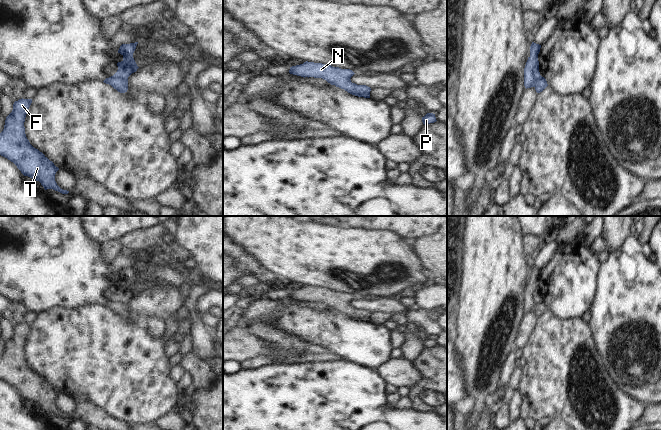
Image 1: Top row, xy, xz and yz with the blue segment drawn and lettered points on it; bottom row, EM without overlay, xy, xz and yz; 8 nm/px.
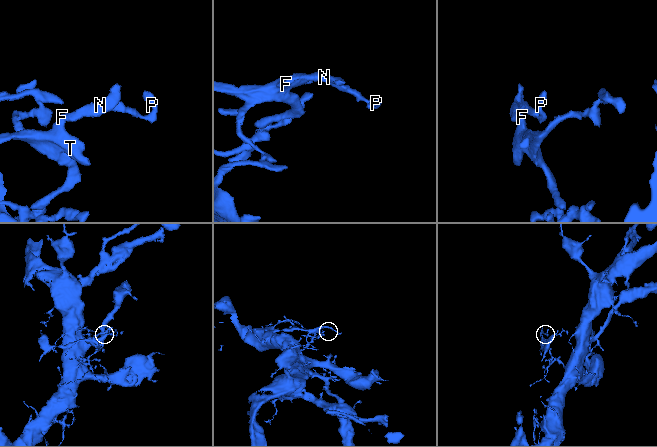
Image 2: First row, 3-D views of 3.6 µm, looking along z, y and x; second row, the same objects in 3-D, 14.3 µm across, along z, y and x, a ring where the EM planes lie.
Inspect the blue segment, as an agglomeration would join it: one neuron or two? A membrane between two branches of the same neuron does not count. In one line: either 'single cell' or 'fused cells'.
single cell

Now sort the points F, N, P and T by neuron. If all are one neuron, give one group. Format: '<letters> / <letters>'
F N P T

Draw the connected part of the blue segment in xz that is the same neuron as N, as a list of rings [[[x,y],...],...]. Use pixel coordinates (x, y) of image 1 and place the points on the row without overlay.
[[[306,285],[303,288],[290,291],[289,297],[304,302],[322,302],[331,309],[344,313],[352,319],[370,322],[370,311],[351,306],[350,303],[355,297],[350,293]]]

